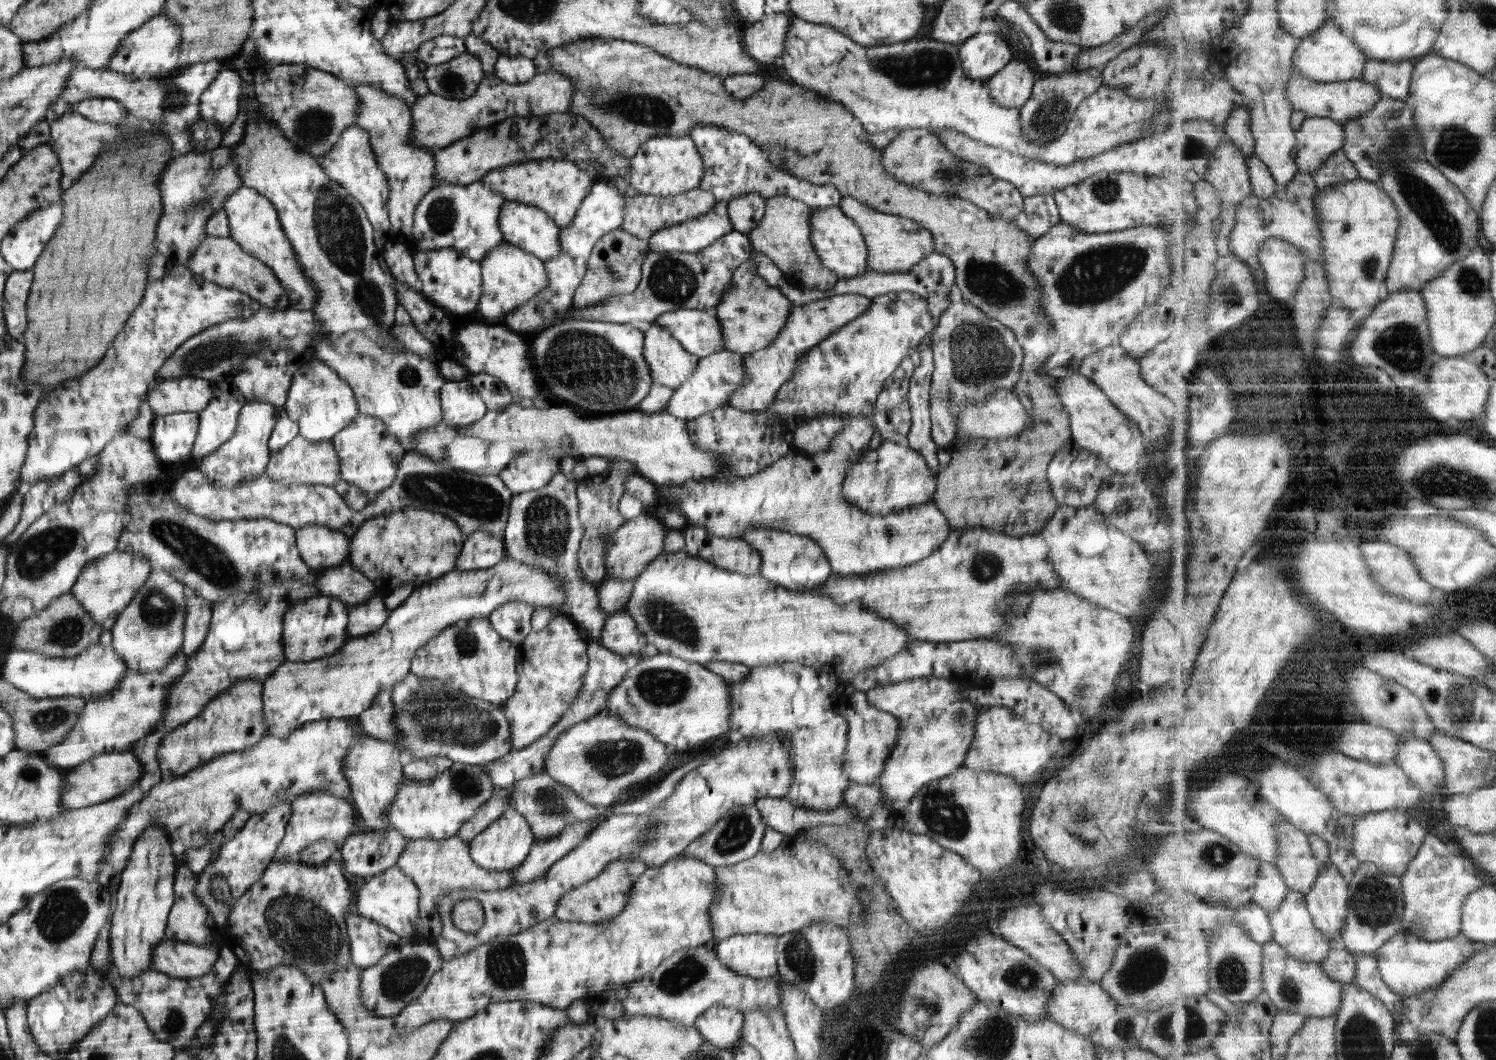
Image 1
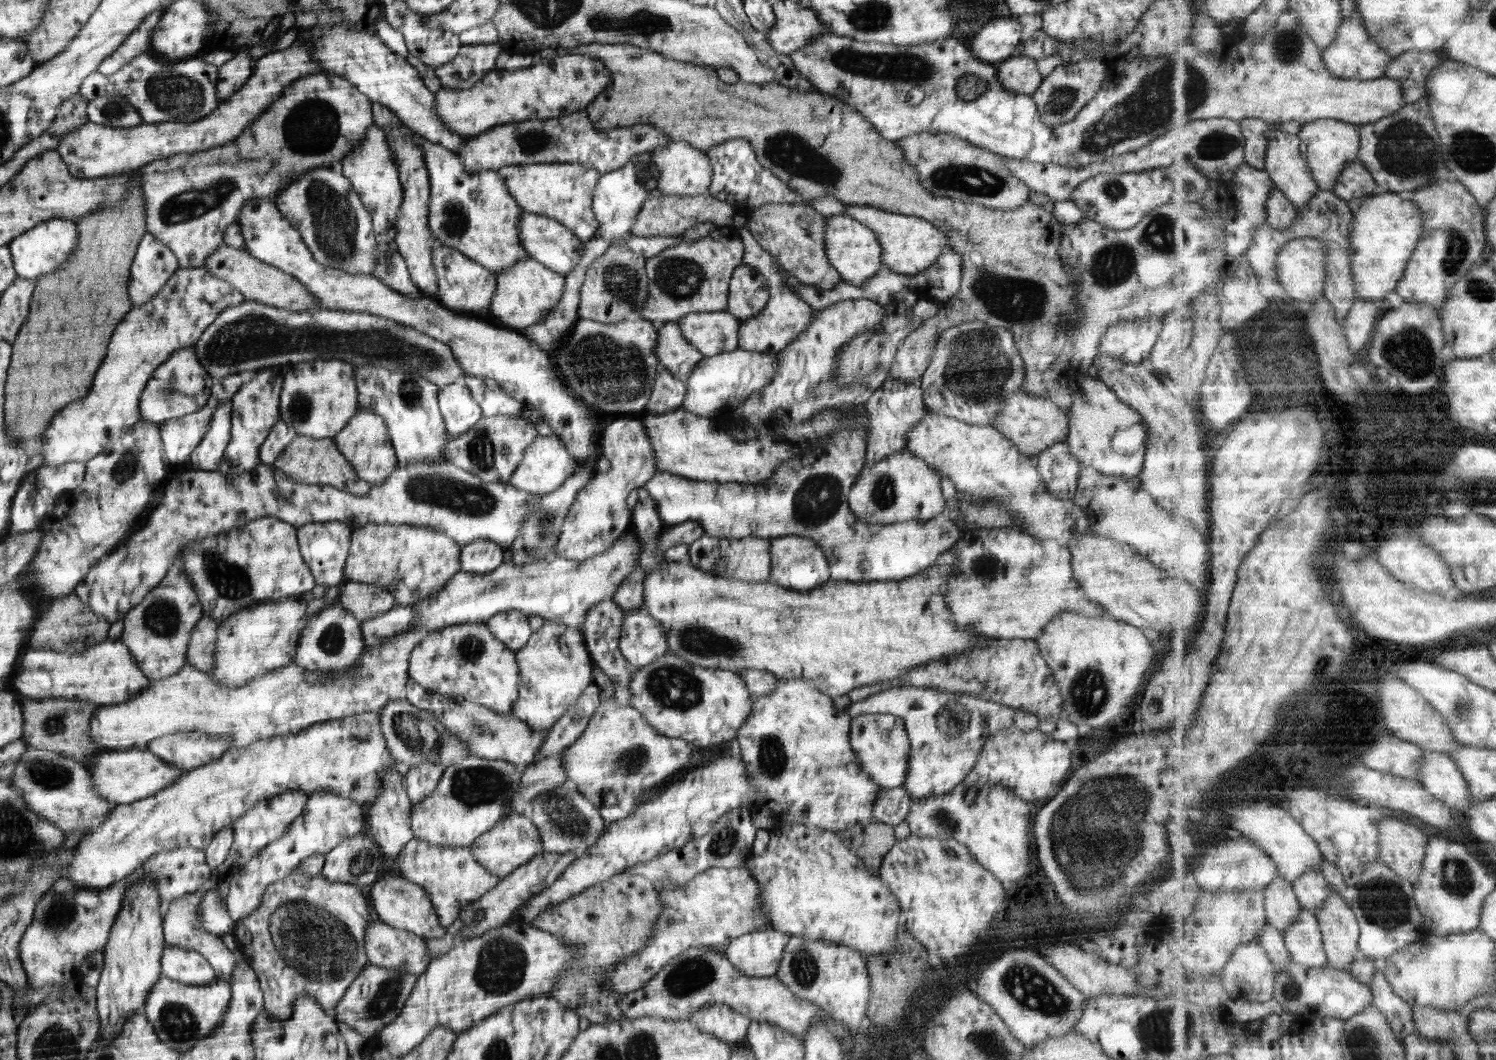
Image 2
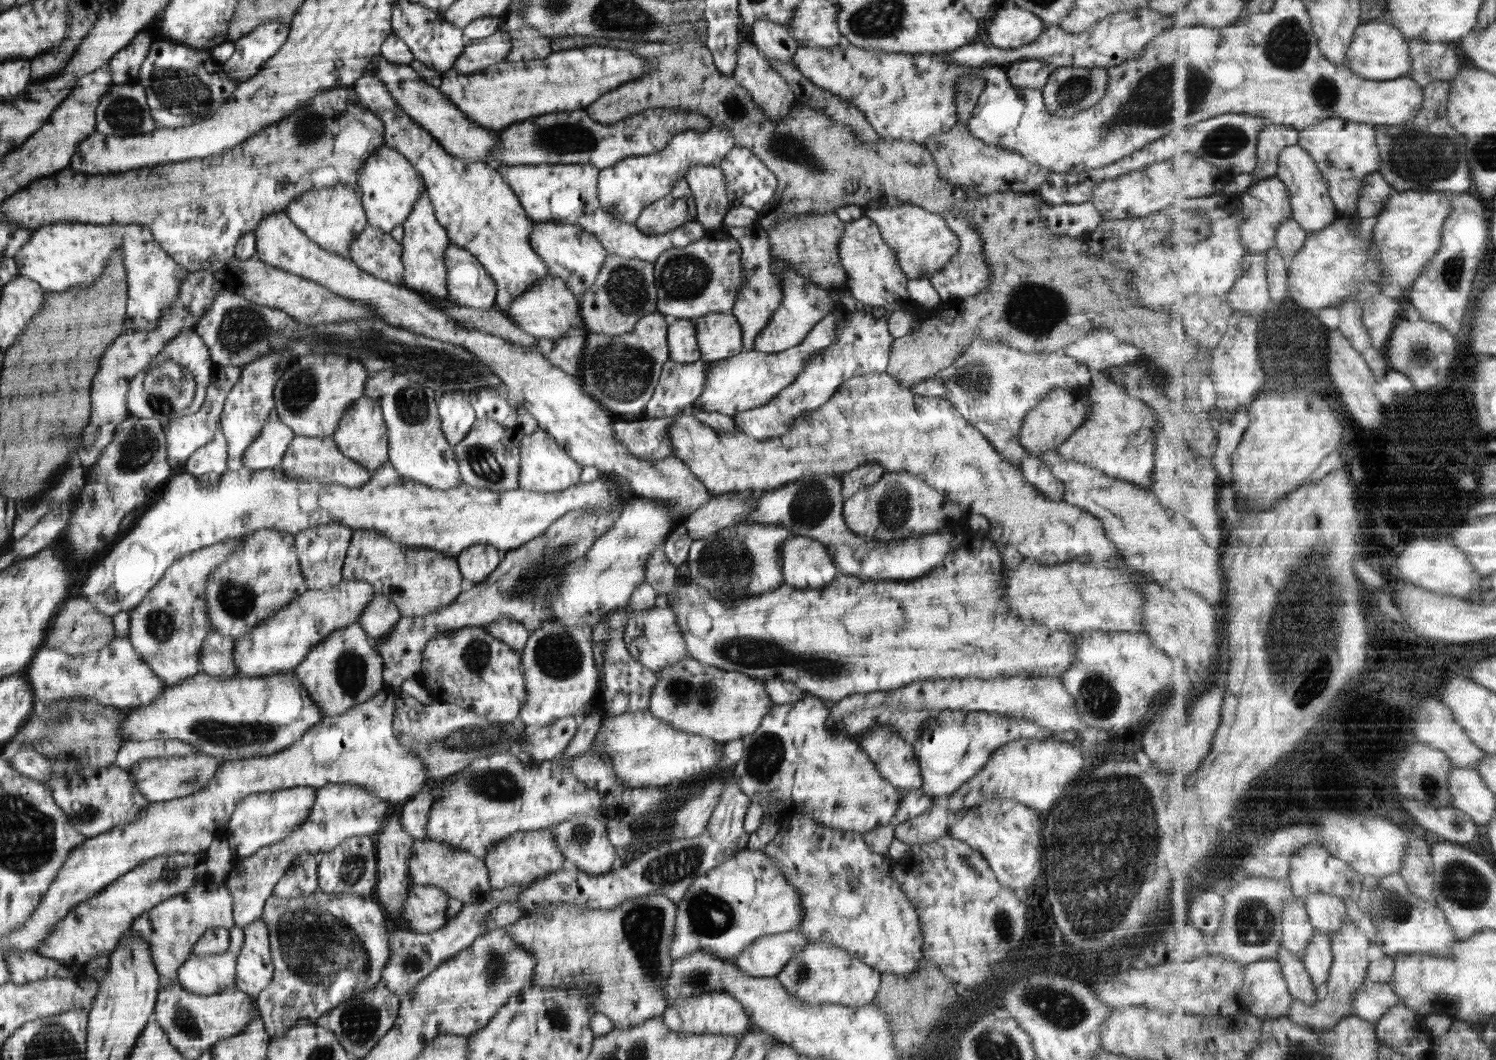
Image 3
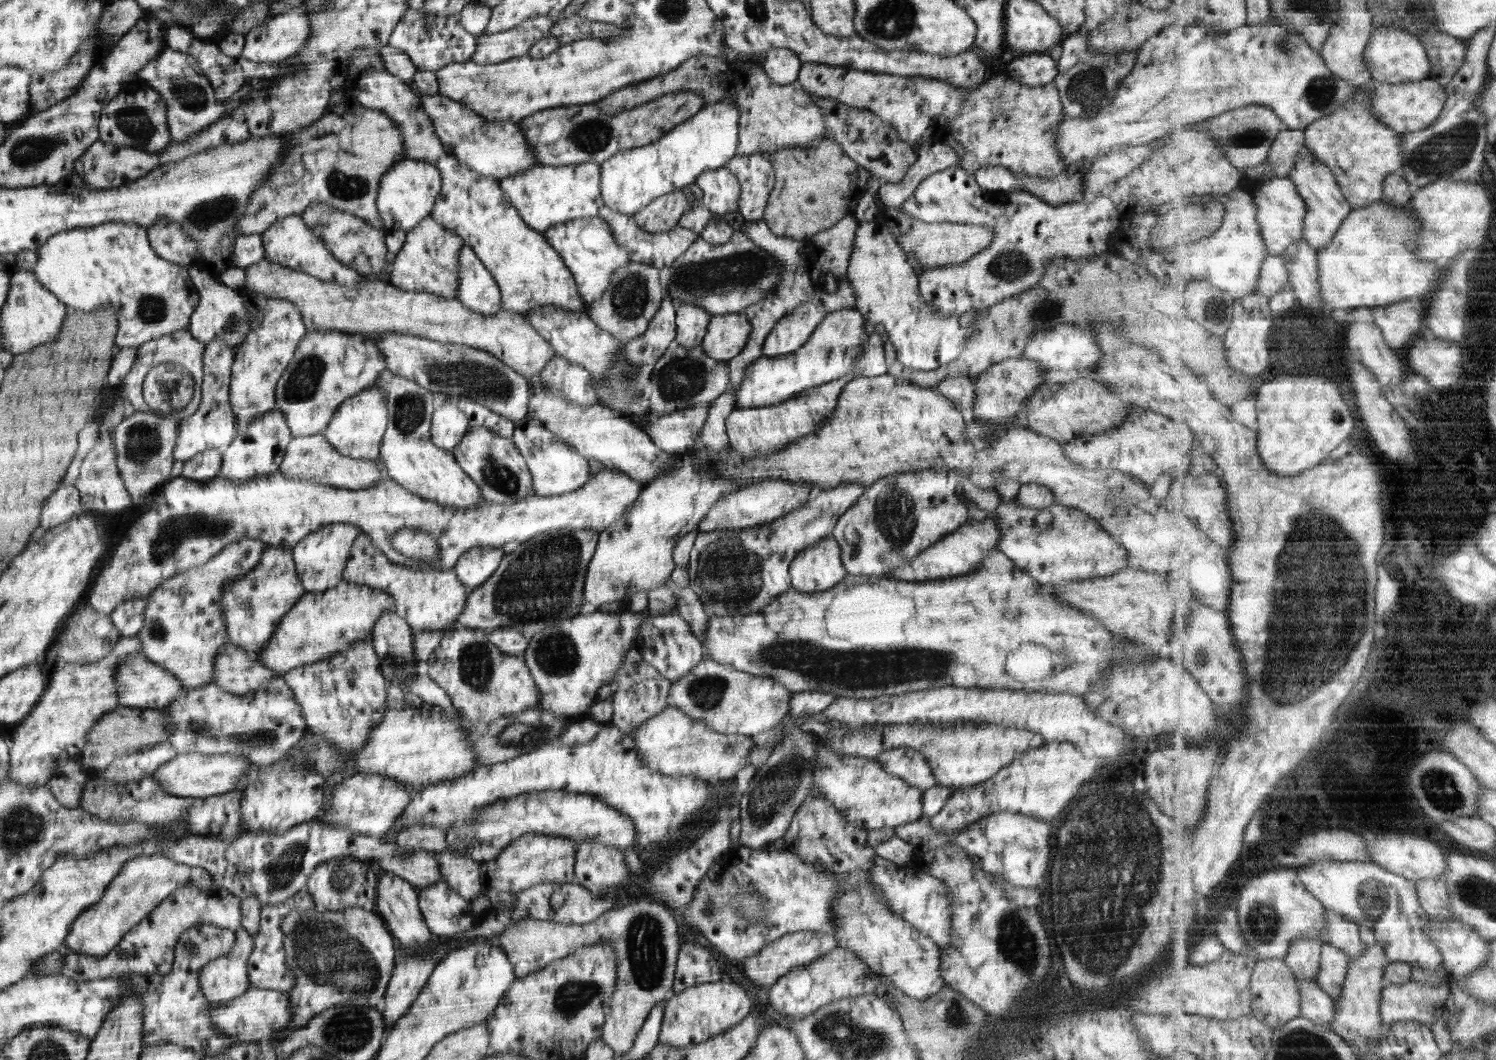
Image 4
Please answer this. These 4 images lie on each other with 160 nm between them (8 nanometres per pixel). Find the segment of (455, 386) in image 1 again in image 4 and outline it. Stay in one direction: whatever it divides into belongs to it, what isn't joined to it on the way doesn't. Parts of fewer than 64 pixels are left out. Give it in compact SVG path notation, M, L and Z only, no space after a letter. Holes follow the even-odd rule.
M449 398L439 408L433 409L432 413L429 428L431 444L451 451L468 430L467 418L456 407L454 398Z

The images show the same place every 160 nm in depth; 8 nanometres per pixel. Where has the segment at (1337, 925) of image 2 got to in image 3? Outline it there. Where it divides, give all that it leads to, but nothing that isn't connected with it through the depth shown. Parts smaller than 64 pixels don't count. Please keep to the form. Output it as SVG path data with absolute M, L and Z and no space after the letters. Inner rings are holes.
M1355 924L1345 925L1340 932L1331 935L1336 954L1334 967L1329 977L1330 993L1324 999L1321 998L1315 1004L1305 1004L1300 998L1295 998L1293 1008L1288 1014L1295 1022L1307 1025L1313 1029L1324 1030L1342 1022L1344 1018L1354 1014L1355 993L1370 981L1369 972L1372 963L1367 954L1373 943L1372 936L1368 936L1363 929Z

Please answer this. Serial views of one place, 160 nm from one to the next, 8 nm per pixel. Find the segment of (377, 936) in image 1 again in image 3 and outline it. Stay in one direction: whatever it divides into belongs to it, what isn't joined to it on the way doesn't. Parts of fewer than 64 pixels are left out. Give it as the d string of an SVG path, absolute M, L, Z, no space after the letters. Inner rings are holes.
M529 884L510 885L507 888L491 889L490 893L479 902L465 903L461 910L450 919L443 928L438 928L429 933L403 932L393 930L389 932L389 956L383 970L380 972L380 979L384 980L387 989L395 996L402 997L409 993L421 979L425 979L429 972L433 972L444 960L456 955L461 949L467 948L472 940L475 940L485 932L483 922L486 922L489 910L496 908L501 902L515 902Z

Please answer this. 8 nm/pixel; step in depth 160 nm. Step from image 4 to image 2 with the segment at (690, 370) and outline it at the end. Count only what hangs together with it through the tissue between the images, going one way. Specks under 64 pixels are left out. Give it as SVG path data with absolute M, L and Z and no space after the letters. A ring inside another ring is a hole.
M659 366L651 395L646 402L645 413L660 415L663 412L679 409L683 397L685 397L685 383L675 380Z

